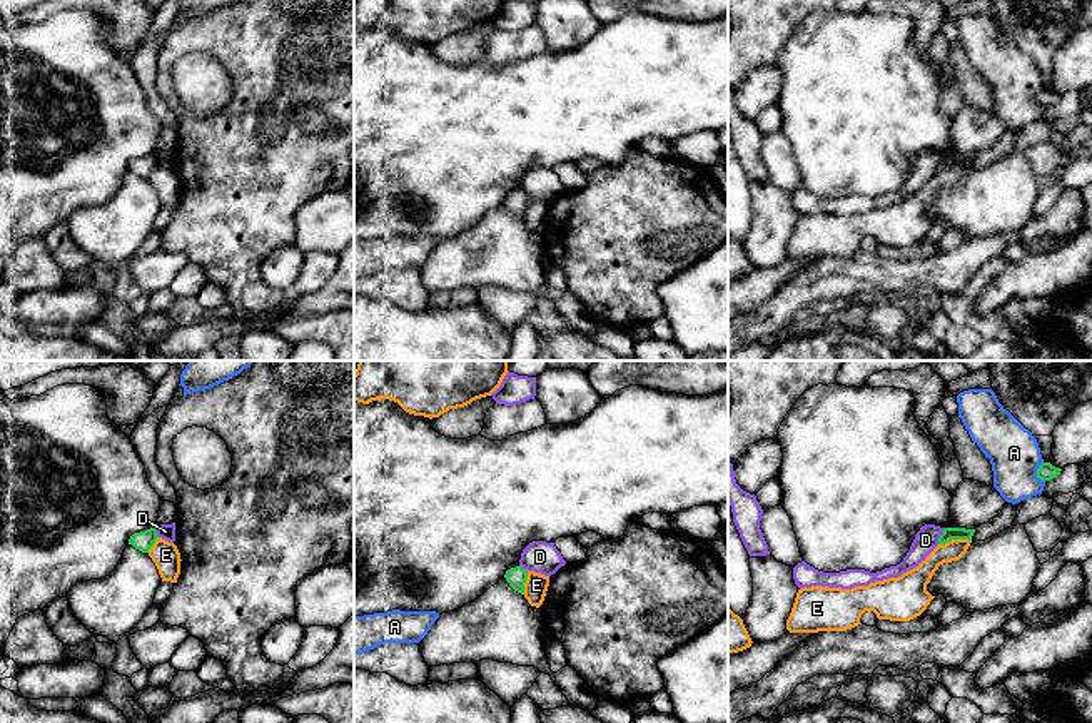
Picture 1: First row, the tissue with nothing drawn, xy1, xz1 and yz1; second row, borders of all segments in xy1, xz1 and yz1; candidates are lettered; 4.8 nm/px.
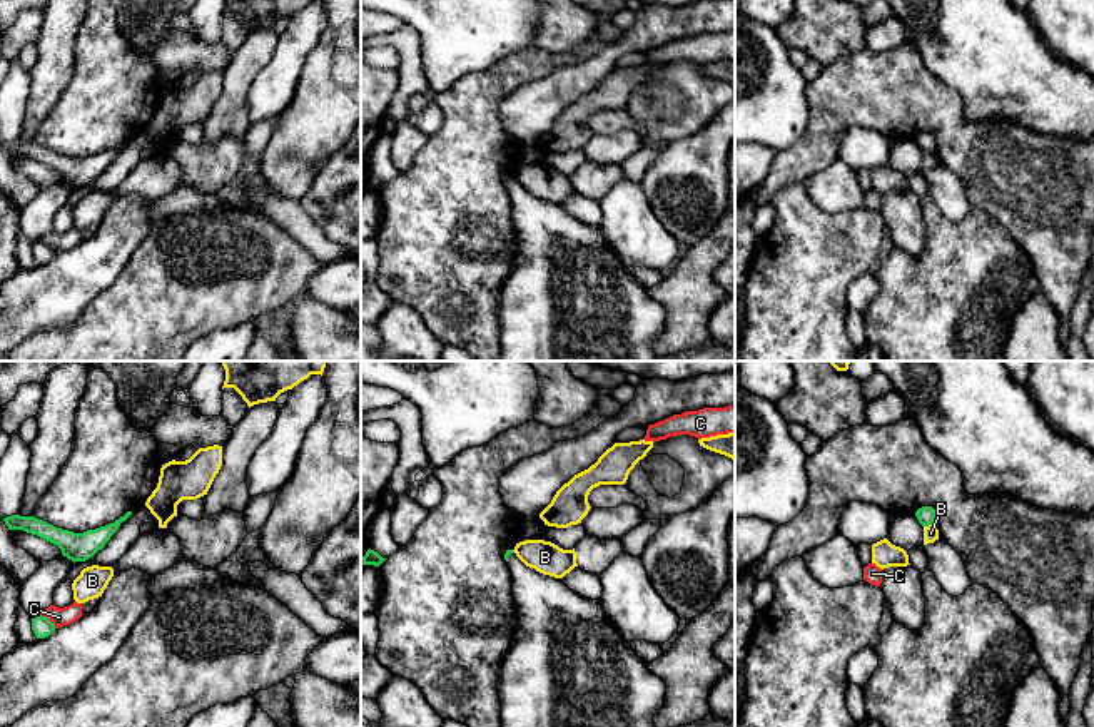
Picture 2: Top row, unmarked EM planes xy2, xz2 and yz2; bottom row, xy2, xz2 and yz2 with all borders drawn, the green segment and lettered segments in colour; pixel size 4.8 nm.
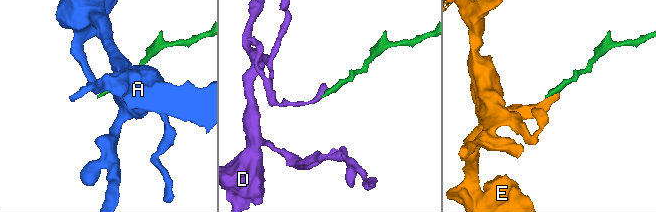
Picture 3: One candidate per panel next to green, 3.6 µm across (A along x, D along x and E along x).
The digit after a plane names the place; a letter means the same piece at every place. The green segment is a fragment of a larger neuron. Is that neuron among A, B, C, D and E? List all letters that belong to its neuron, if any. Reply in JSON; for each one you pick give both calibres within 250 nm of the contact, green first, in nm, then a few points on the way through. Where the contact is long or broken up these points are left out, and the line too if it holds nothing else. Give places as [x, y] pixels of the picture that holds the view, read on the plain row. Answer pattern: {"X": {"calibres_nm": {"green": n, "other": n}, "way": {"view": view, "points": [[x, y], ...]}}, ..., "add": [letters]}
{"add": []}

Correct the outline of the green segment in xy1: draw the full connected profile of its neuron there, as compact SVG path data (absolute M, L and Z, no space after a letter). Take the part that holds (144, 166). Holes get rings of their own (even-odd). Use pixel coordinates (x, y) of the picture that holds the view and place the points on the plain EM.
M150 154L140 159L134 159L129 165L129 170L132 170L135 175L142 177L142 179L149 179L149 175L154 172L154 169L157 167L157 155Z

